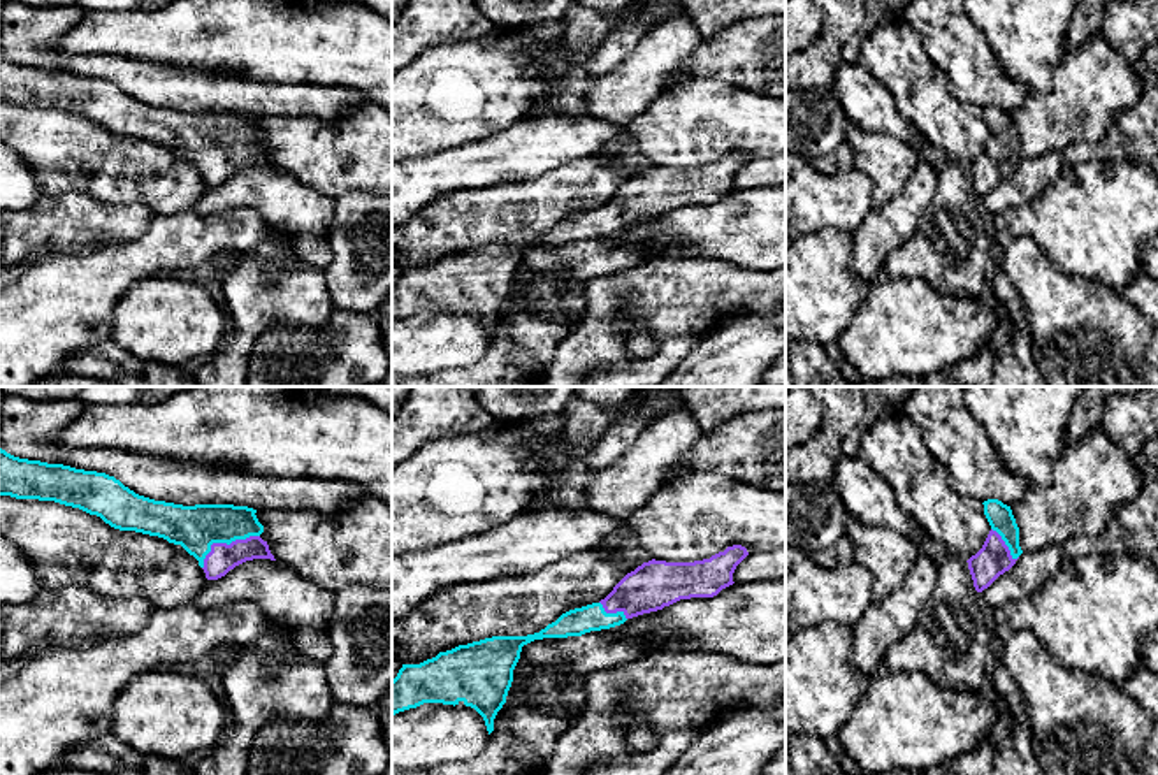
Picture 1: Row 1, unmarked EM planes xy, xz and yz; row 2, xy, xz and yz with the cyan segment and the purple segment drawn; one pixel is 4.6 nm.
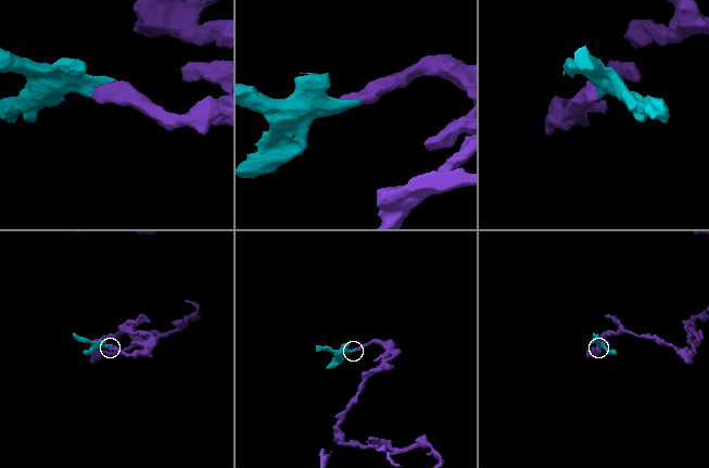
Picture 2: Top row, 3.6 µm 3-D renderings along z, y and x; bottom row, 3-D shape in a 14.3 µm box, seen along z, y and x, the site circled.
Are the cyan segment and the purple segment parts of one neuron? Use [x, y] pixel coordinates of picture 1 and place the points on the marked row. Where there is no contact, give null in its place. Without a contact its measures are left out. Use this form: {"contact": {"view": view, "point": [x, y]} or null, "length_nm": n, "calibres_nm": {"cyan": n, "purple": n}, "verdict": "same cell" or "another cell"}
{"contact": {"view": "xy", "point": [224, 542]}, "length_nm": 300, "calibres_nm": {"cyan": 200, "purple": 130}, "verdict": "same cell"}

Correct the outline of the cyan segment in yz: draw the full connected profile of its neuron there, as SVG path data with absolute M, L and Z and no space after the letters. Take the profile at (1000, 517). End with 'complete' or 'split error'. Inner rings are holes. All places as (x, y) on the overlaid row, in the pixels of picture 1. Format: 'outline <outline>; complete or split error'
outline M988 499L982 504L991 531L982 548L966 561L977 592L982 592L1009 571L1023 554L1019 527L1010 506L998 499Z; split error

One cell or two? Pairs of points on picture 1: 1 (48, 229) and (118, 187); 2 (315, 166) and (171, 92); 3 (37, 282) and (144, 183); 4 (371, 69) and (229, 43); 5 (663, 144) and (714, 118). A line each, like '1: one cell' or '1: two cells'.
1: two cells
2: two cells
3: two cells
4: one cell
5: one cell

